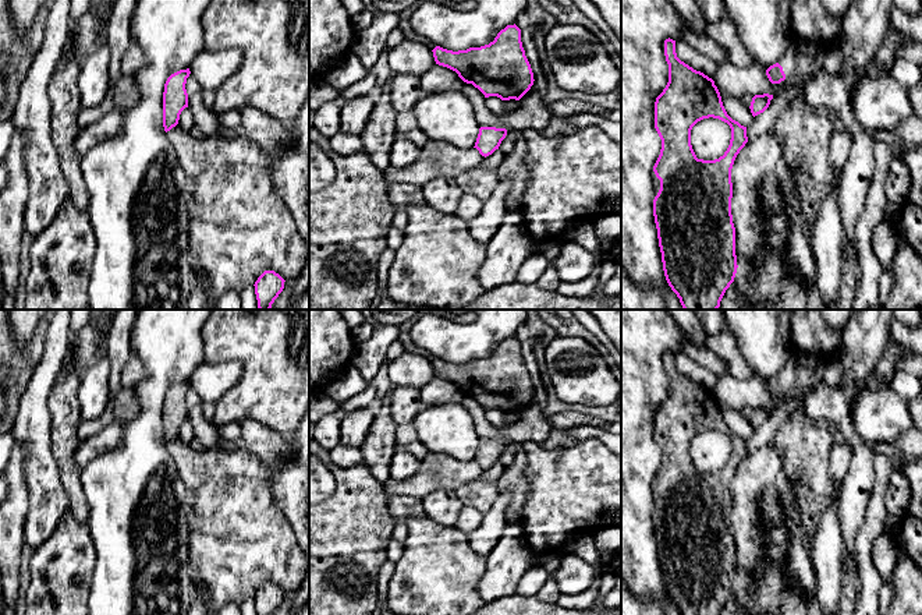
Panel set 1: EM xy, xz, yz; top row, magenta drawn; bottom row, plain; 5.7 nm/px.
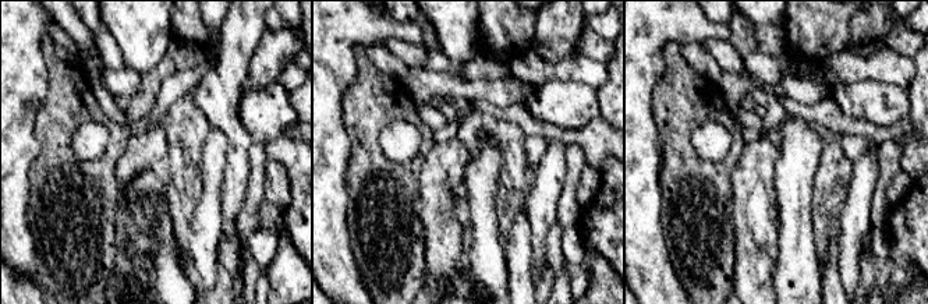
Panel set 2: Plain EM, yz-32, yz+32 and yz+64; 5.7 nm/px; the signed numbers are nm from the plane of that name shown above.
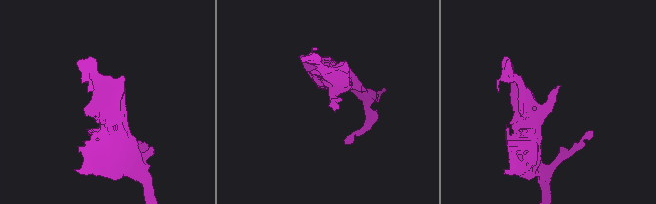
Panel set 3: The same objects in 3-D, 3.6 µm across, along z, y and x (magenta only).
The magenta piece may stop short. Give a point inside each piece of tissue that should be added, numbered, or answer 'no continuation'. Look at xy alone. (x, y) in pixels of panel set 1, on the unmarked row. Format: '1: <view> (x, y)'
no continuation

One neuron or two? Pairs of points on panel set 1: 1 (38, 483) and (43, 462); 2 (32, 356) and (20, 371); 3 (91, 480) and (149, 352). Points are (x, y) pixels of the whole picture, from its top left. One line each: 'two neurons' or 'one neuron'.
1: one neuron
2: one neuron
3: one neuron

